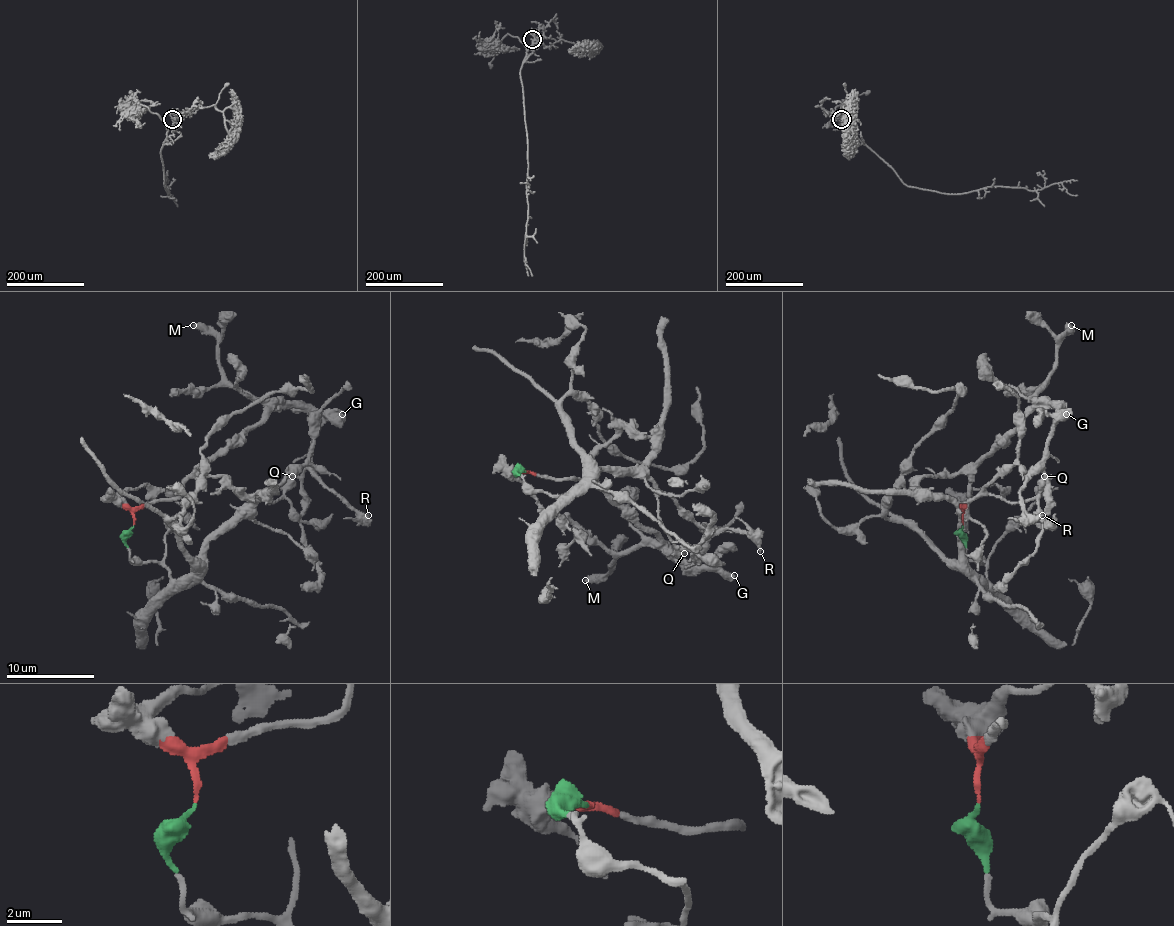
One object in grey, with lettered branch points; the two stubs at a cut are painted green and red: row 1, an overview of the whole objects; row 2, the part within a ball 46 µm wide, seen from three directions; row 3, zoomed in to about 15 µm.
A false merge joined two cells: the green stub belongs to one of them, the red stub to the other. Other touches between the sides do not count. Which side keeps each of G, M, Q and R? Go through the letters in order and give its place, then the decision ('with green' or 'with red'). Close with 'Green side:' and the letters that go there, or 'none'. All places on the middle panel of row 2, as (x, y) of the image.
G: at (734, 575); with red
M: at (585, 580); with red
Q: at (684, 553); with green
R: at (760, 551); with red
Green side: Q

